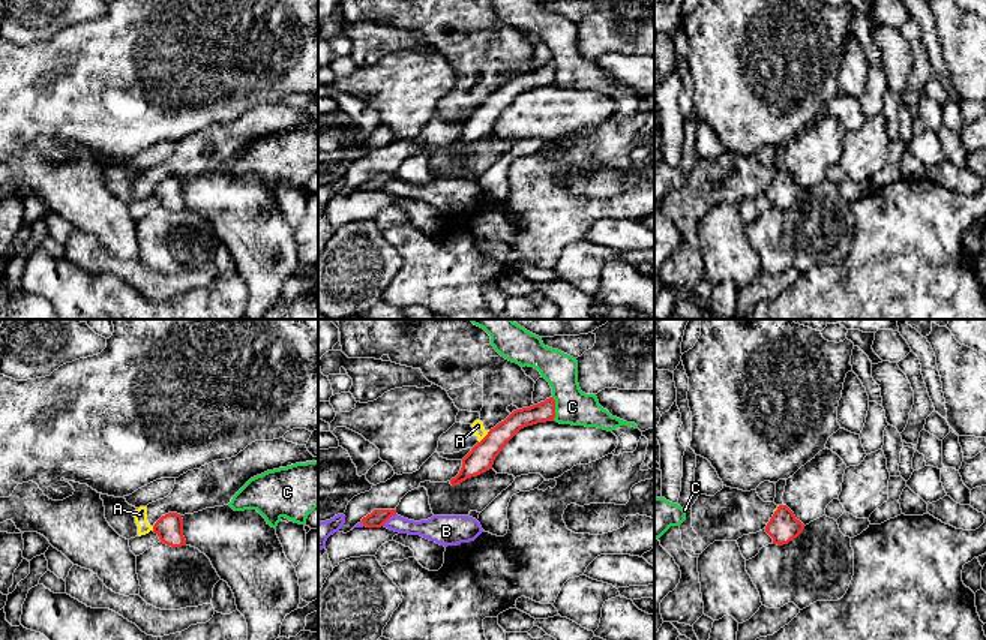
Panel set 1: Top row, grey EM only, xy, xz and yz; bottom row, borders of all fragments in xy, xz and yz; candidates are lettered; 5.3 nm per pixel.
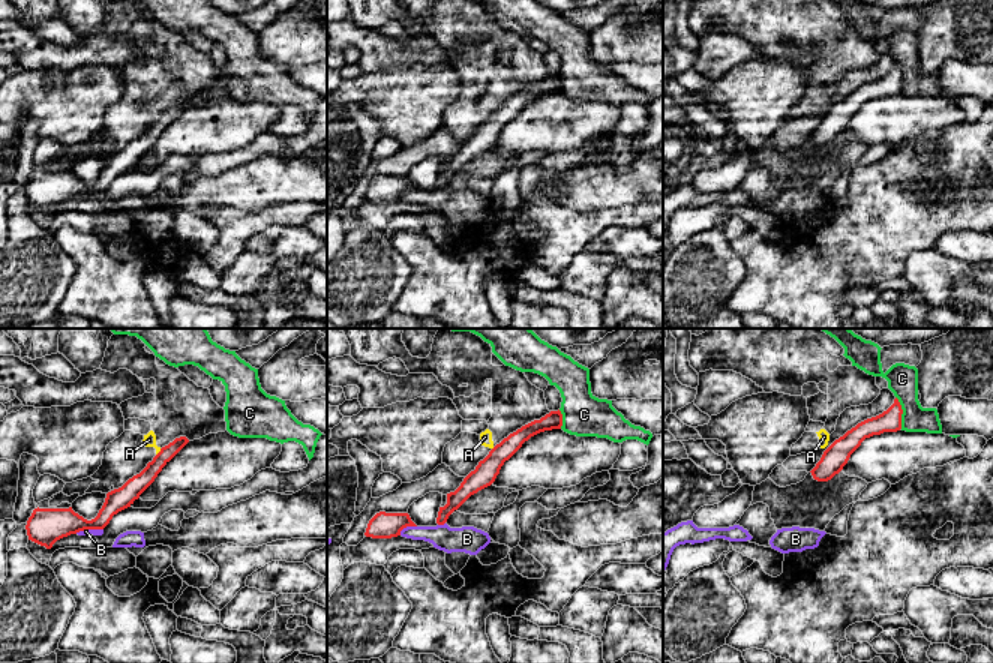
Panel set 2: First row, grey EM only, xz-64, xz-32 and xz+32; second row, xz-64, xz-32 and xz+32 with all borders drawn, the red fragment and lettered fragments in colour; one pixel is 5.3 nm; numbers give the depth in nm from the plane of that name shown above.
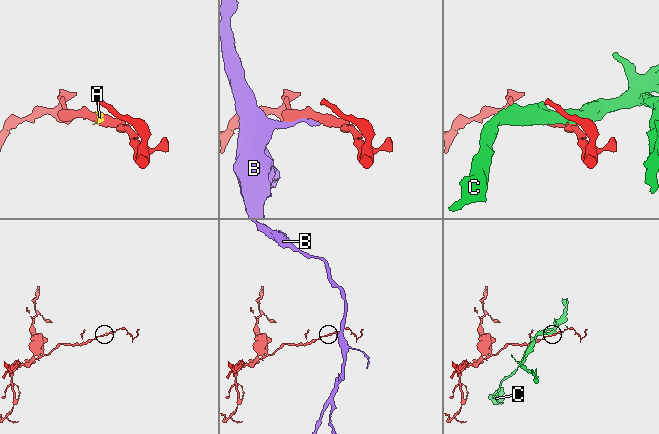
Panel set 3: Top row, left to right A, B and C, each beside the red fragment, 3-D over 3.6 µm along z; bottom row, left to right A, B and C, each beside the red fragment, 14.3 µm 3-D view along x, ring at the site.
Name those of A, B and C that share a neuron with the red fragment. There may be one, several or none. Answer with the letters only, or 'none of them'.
none of them

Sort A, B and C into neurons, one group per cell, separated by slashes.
A / B / C

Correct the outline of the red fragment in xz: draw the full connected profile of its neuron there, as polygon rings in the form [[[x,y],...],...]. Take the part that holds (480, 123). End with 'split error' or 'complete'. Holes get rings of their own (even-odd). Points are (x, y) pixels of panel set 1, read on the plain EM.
[[[554,61],[530,72],[513,75],[504,85],[491,93],[488,99],[471,112],[471,115],[462,123],[462,132],[459,138],[450,144],[450,148],[458,150],[467,142],[477,141],[492,133],[495,121],[521,93],[537,87],[554,85],[554,82]]] | complete

